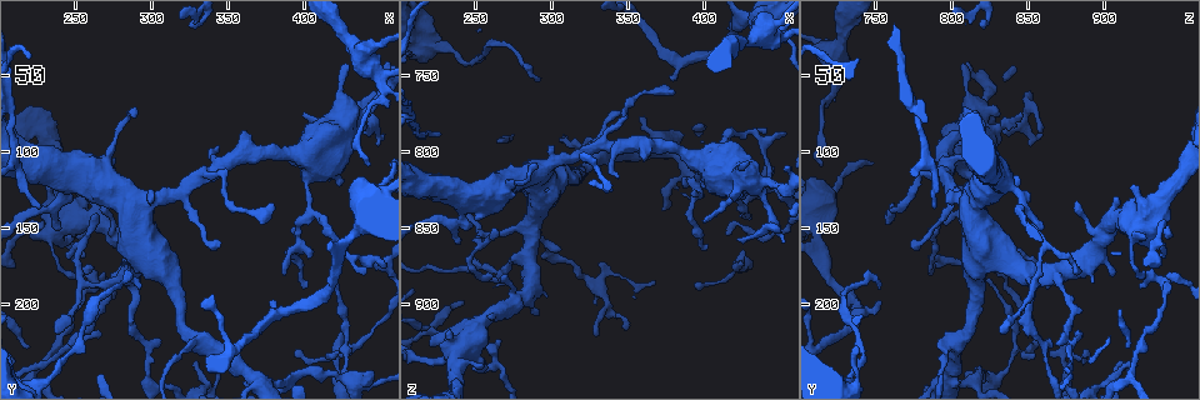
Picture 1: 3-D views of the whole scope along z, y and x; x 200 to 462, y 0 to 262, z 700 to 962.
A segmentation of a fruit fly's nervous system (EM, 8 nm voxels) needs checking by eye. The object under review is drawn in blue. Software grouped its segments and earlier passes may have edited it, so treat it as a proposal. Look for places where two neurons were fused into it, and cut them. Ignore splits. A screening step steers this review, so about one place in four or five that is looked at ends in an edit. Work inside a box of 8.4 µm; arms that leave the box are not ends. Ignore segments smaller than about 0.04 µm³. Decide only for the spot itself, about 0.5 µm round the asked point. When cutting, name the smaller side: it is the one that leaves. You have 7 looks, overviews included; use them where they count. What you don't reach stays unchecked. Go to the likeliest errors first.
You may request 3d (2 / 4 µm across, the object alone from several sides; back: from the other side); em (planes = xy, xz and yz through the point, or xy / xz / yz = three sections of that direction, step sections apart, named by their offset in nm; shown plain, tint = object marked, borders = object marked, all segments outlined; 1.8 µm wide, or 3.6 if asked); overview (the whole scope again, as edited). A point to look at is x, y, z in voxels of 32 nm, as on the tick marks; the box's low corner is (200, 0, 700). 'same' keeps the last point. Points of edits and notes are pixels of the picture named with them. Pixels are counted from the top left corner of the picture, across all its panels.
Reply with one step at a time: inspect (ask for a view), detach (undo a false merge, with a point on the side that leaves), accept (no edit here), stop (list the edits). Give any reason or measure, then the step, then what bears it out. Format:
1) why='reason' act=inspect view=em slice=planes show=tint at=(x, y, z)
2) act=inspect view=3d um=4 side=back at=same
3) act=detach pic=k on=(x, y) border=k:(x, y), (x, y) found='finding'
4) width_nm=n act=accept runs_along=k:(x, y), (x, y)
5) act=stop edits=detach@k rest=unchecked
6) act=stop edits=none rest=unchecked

act=inspect view=3d um=4 at=(264, 186, 938)

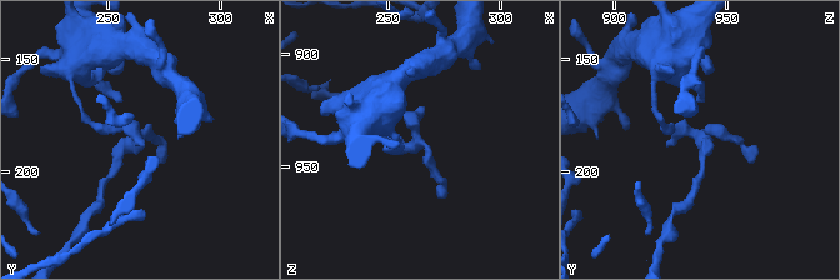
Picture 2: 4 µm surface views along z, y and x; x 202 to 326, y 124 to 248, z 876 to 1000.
act=inspect view=em um=3.6 slice=xy step=4 show=tint at=(263, 186, 940)

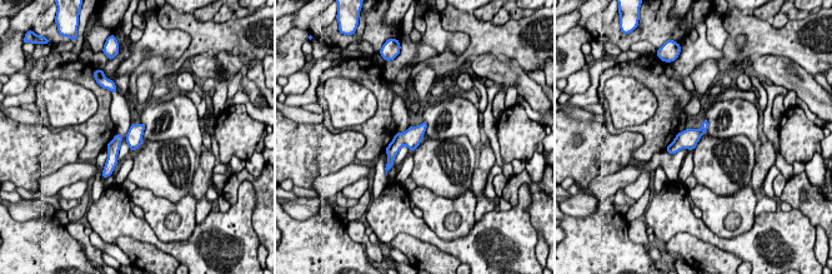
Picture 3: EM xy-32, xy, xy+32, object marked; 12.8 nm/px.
why='another direction' act=inspect view=em um=3.6 slice=planes show=borders at=same

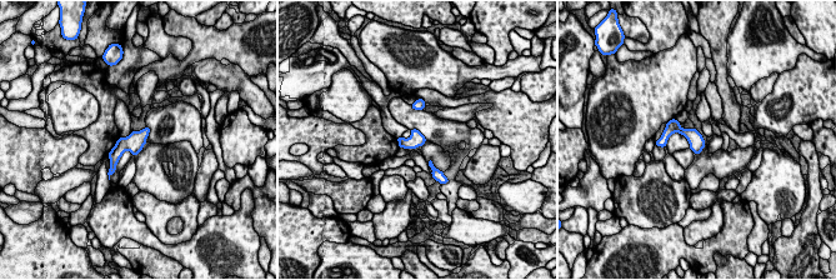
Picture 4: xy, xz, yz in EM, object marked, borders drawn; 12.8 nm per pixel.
act=accept runs_along=4:(661, 141), (681, 130), (701, 144) found='all the same neuron'

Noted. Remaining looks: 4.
why='small branch off a trunk' act=inspect view=em slice=yz step=16 show=plain at=(288, 182, 854)

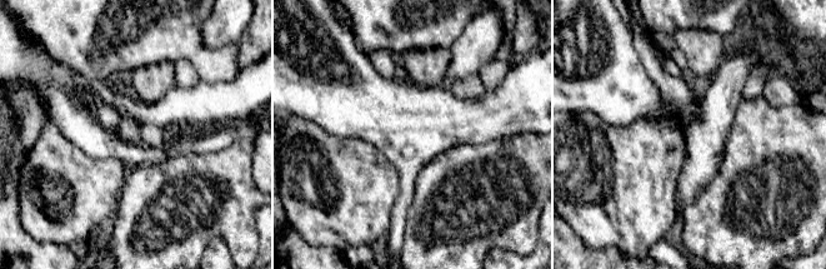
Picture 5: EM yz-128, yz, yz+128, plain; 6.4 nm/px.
why='with the object marked' act=inspect view=em slice=yz step=16 show=tint at=same

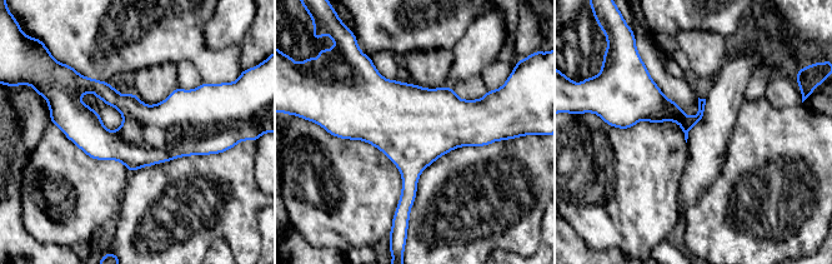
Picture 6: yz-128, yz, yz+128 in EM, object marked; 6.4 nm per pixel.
width_nm=80 act=accept found='one neuron here'

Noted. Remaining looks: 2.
why='three arms meet' act=inspect view=em slice=planes show=tint at=(368, 248, 800)

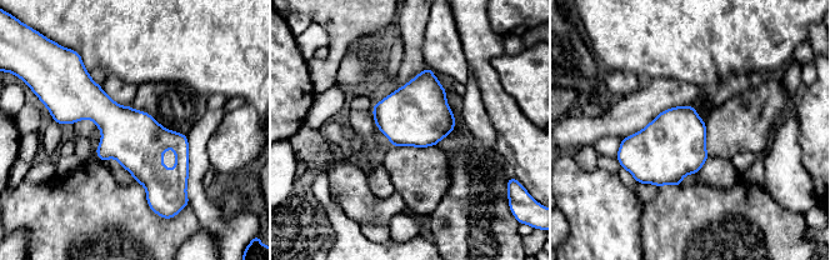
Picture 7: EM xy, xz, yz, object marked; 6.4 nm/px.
act=accept runs_along=7:(56, 116), (98, 111), (184, 181) found='one neuron here'

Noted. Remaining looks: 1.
act=stop edits=none rest=unchecked

